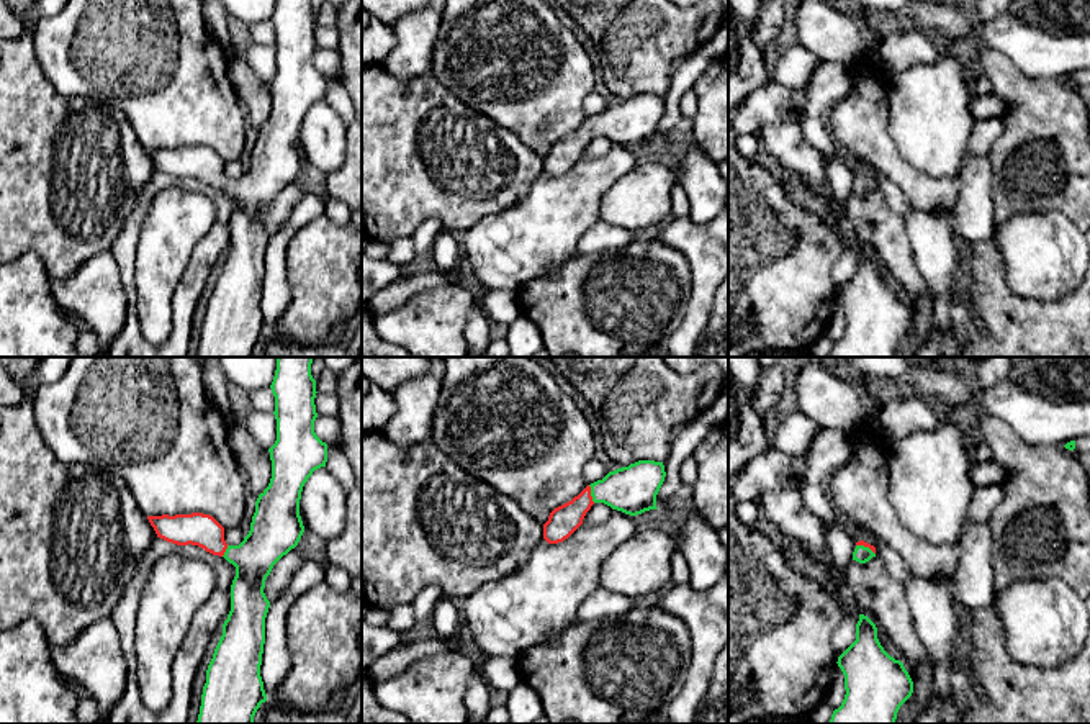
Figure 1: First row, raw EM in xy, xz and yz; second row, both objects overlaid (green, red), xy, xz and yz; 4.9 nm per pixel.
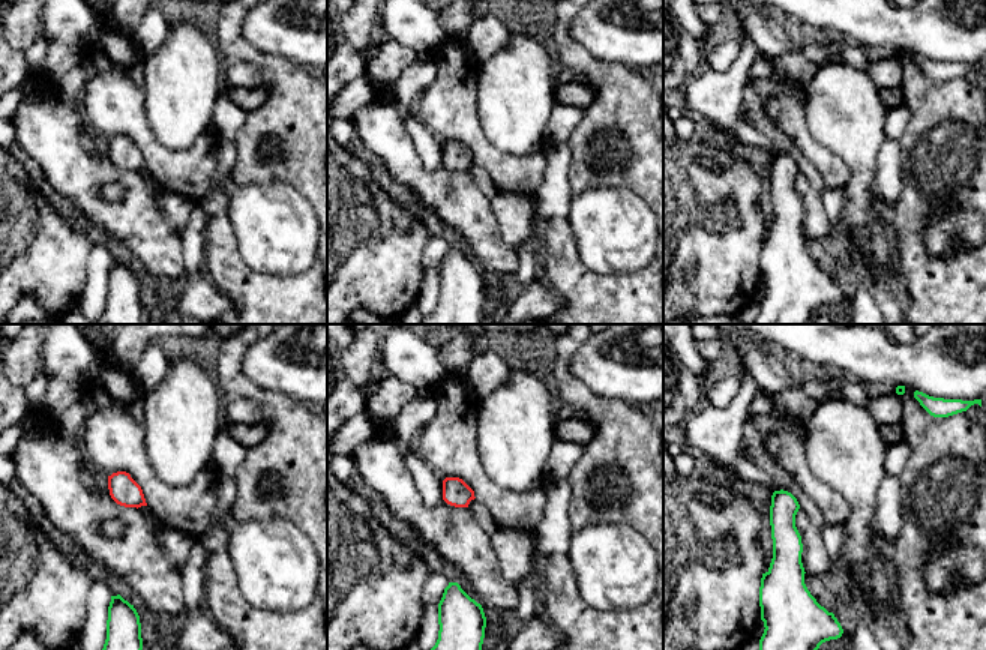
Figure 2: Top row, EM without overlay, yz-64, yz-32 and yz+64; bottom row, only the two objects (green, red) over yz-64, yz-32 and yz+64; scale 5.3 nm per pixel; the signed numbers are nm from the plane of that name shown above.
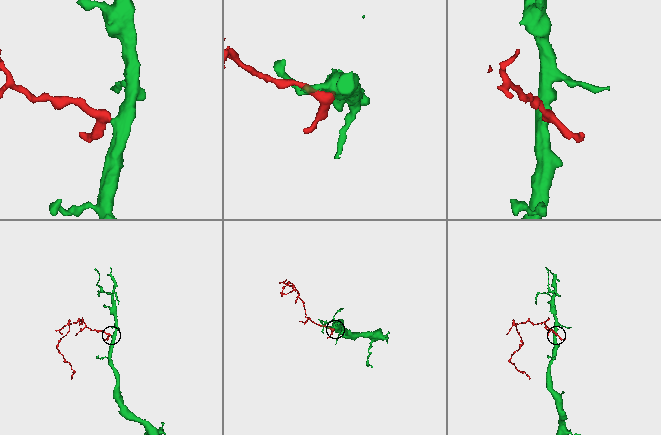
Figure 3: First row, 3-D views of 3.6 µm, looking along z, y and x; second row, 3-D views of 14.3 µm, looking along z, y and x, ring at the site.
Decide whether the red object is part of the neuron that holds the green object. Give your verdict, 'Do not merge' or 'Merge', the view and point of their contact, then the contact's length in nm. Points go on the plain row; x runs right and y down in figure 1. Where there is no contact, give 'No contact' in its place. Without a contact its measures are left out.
Merge. Touches green at xz (591, 126). Shared border 90 nm

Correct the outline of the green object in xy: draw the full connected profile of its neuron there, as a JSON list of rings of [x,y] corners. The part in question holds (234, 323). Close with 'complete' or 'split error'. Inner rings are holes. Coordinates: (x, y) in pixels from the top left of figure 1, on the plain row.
[[[277,0],[270,18],[275,29],[277,74],[268,82],[272,111],[255,134],[250,164],[239,179],[227,179],[224,161],[209,147],[147,149],[157,170],[177,179],[198,179],[213,188],[224,190],[236,200],[231,218],[231,244],[223,257],[223,269],[206,303],[201,339],[196,357],[254,357],[254,349],[267,334],[260,310],[265,277],[265,251],[270,241],[263,221],[273,198],[295,182],[304,165],[300,149],[301,124],[314,103],[326,100],[327,77],[314,66],[316,13],[311,0]]]; split error

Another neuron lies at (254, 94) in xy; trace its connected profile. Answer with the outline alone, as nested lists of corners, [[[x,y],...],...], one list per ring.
[[[229,61],[227,77],[242,103],[247,121],[260,128],[272,111],[272,93],[268,82],[262,80],[245,61]]]

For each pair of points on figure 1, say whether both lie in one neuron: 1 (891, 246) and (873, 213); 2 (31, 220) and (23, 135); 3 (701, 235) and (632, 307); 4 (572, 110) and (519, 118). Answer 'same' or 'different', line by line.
1: same
2: same
3: different
4: same

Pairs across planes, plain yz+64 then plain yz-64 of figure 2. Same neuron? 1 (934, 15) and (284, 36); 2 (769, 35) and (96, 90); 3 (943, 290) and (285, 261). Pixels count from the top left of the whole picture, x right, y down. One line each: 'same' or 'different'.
1: same
2: different
3: different

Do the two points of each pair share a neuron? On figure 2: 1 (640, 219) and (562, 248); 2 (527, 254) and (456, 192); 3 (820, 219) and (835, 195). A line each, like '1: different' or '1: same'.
1: different
2: different
3: different

